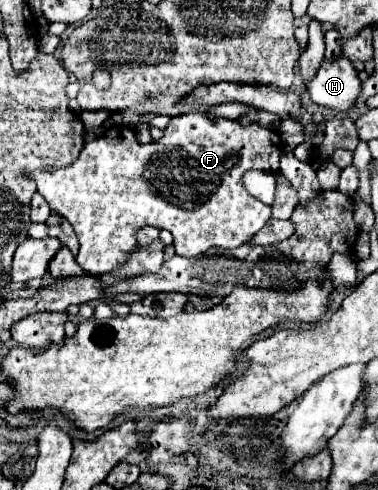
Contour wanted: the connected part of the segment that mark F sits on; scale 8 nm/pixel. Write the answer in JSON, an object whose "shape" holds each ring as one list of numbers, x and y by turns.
{"shape":[[189,112,189,114,181,114,181,116,175,116,171,118,171,122,167,124,165,128,165,134,159,142,151,142,151,144,139,144,137,138,135,138,135,132,131,132,129,128,115,128,115,130,107,130,105,136,93,140,93,142,87,142,79,154,79,158,67,166,67,168,59,168,59,170,53,170,53,168,45,168,41,170,39,174,31,174,29,178,35,182,37,186,37,192,47,200,47,204,51,206,51,210,59,216,63,216,75,230,77,234,77,240,79,240,79,254,75,256,77,264,85,270,85,274,89,276,103,276,103,274,111,274,115,270,119,270,121,266,127,264,129,260,129,254,137,248,137,230,143,228,143,226,155,226,159,230,169,230,175,238,175,252,179,256,185,256,185,258,193,258,193,256,199,256,199,254,205,254,207,250,211,248,237,248,241,246,243,242,247,242,253,234,257,234,265,224,267,220,271,218,271,206,263,204,261,200,257,200,255,196,251,196,245,186,243,186,243,174,249,172,249,170,265,170,265,172,277,172,279,170,279,158,281,158,281,150,283,150,283,142,281,142,281,136,277,130,269,130,269,128,263,128,259,124,249,124,249,126,241,126,237,120,227,120,227,118,209,118,209,114,205,112]]}

